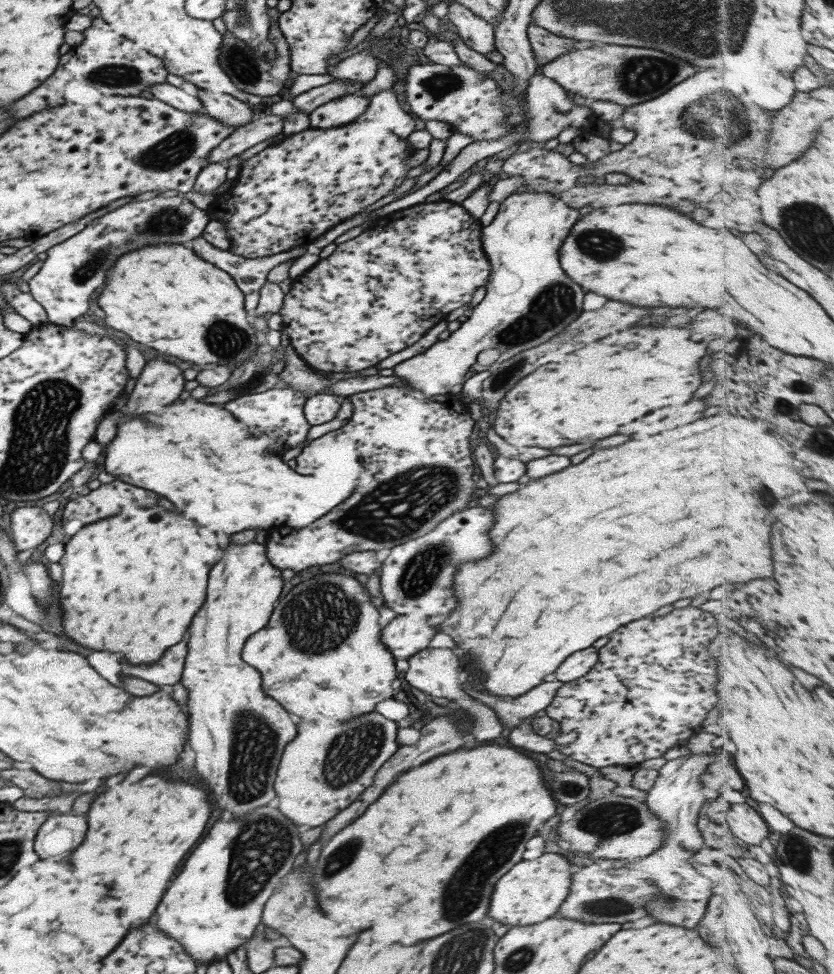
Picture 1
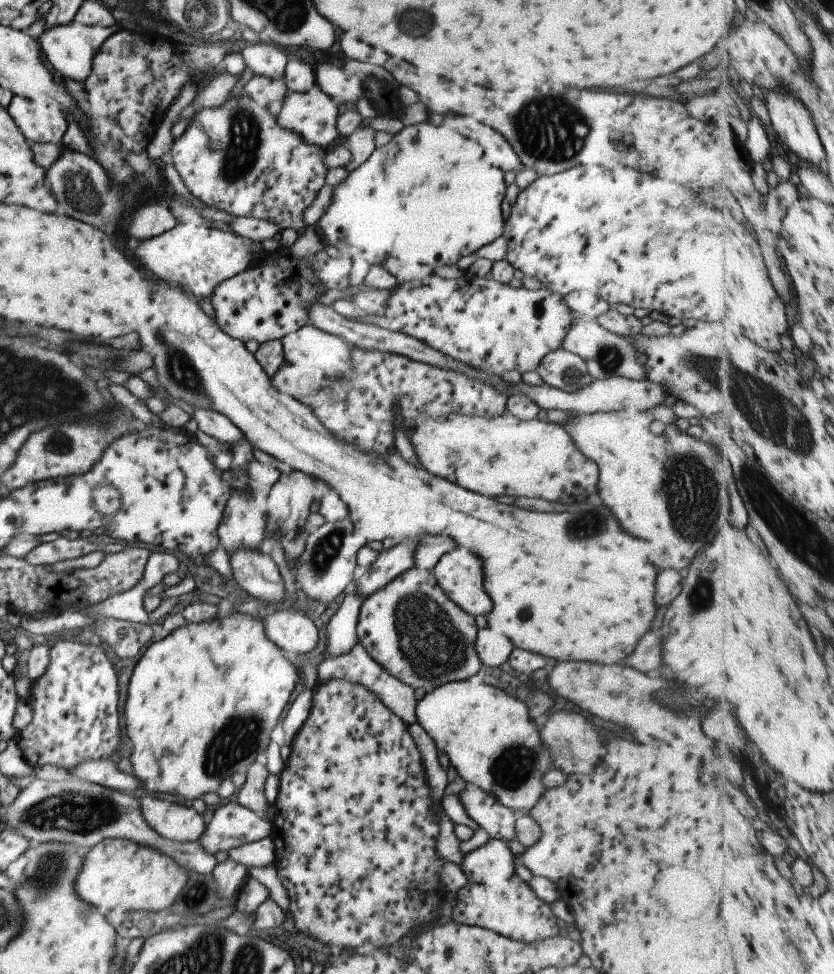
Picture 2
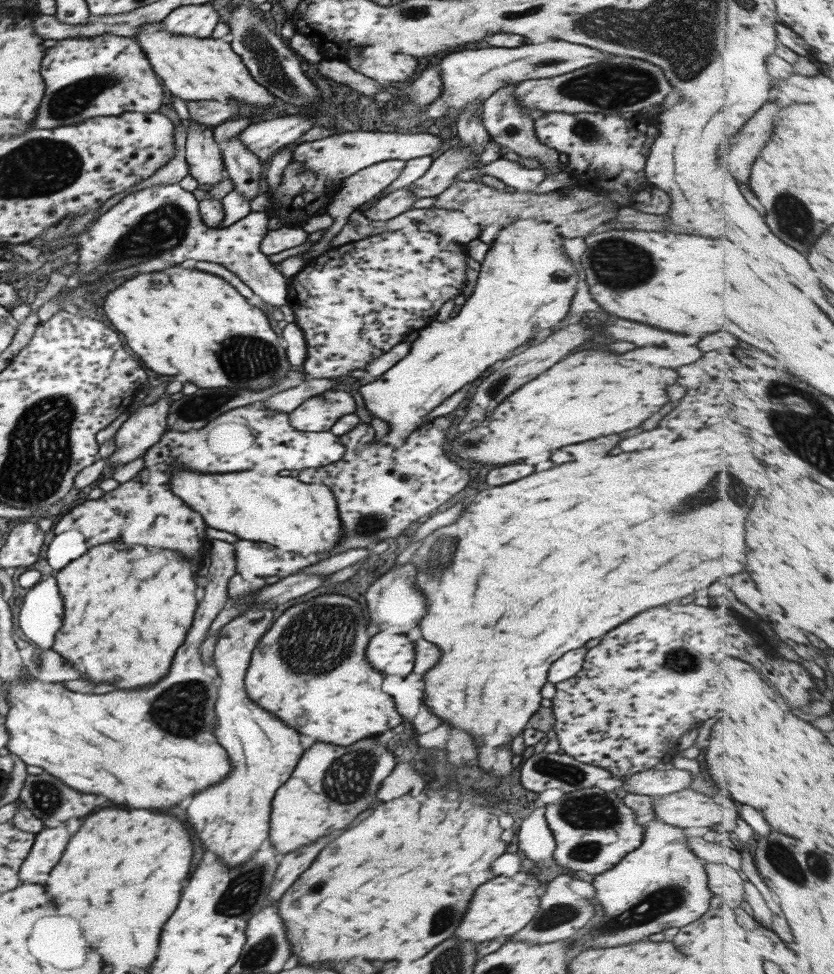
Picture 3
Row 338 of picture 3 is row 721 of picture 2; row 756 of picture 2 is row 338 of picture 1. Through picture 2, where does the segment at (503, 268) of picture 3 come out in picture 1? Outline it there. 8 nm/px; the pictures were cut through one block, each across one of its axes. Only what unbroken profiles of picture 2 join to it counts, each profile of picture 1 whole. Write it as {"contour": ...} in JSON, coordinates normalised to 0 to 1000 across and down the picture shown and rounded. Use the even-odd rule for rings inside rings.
{"contour":[[[620,195],[604,204],[602,209],[598,209],[598,217],[592,226],[577,236],[579,258],[589,273],[588,286],[582,292],[580,307],[568,315],[561,322],[561,328],[554,331],[536,349],[523,351],[506,363],[476,374],[472,378],[475,386],[489,390],[489,396],[501,400],[506,407],[519,408],[542,403],[547,408],[554,401],[558,390],[572,382],[586,380],[585,375],[579,376],[571,371],[578,359],[595,357],[600,363],[596,371],[604,372],[626,359],[652,353],[662,348],[662,345],[674,341],[686,329],[691,329],[698,320],[698,306],[703,298],[676,281],[669,255],[693,225],[693,216],[679,211],[676,205],[667,203],[664,199]]]}

